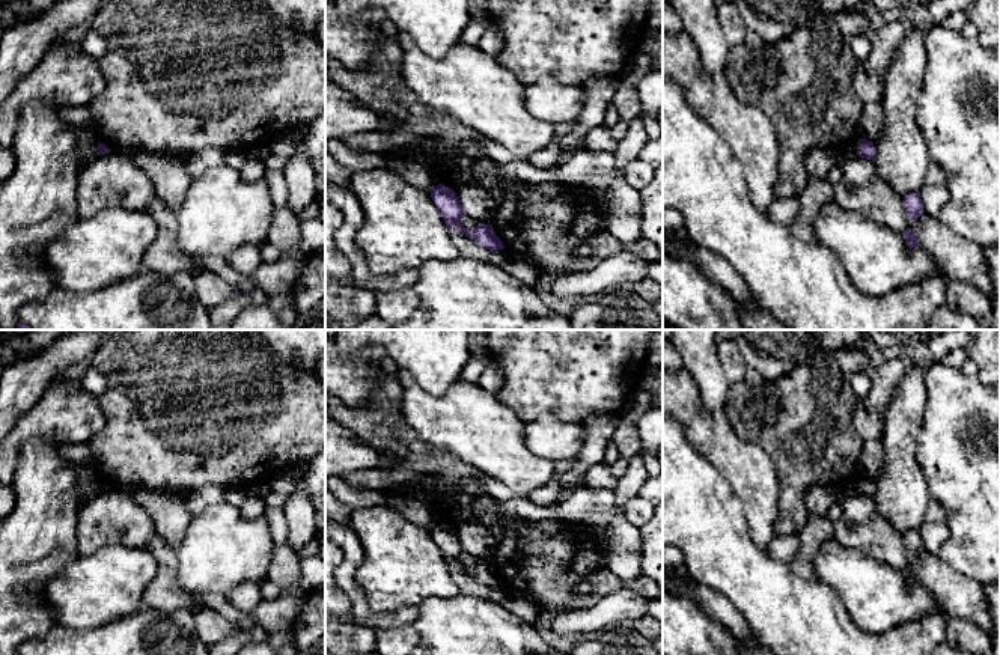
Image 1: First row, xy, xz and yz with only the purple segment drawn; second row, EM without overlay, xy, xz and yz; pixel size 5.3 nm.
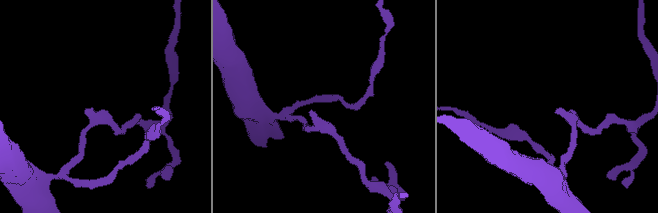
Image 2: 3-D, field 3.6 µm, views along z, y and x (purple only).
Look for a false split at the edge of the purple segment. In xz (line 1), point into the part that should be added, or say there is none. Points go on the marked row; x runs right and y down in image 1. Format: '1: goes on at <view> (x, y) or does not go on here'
1: does not go on here

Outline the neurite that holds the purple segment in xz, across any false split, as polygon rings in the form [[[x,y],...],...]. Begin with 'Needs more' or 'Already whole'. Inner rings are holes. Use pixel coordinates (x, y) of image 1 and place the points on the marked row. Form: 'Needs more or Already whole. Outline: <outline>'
Already whole. Outline: [[[438,184],[431,191],[431,197],[449,230],[459,230],[476,244],[488,250],[505,248],[502,239],[495,235],[491,224],[479,223],[474,229],[467,229],[461,224],[461,218],[465,215],[465,212],[462,211],[461,203],[452,188]]]

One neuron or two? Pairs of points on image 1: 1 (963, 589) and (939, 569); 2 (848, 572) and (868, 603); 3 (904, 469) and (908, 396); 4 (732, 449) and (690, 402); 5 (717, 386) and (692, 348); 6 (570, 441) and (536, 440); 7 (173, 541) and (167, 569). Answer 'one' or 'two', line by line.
1: one
2: one
3: one
4: one
5: one
6: one
7: two

